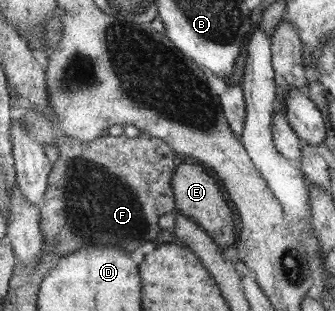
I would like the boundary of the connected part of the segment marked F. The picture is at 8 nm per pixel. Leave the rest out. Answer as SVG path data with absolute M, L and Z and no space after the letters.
M140 132L131 139L127 135L99 137L95 141L83 143L79 139L67 137L59 141L58 160L48 181L45 203L40 210L43 239L49 242L58 257L75 253L91 245L103 247L125 247L135 251L145 241L155 241L161 227L159 217L173 213L177 209L176 197L172 187L178 169L175 163L177 153L162 138Z

